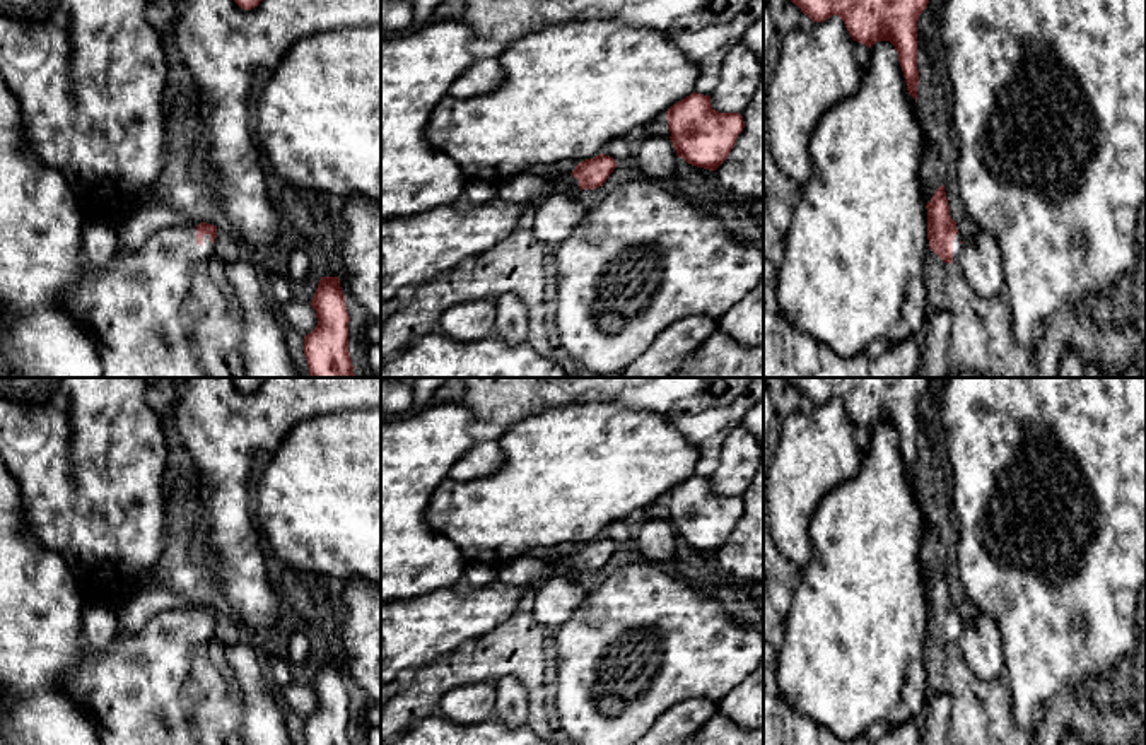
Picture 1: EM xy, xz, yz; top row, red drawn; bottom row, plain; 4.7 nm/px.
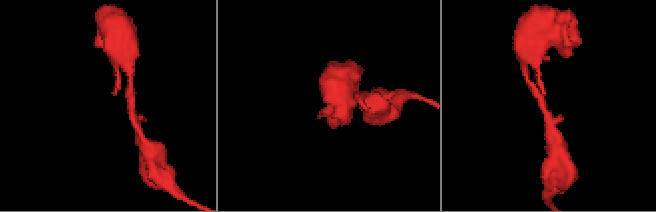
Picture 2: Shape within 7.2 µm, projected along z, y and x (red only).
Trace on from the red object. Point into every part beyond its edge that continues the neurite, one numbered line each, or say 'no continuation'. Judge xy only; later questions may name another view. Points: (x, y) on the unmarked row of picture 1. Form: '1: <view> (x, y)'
1: xy (134, 691)

